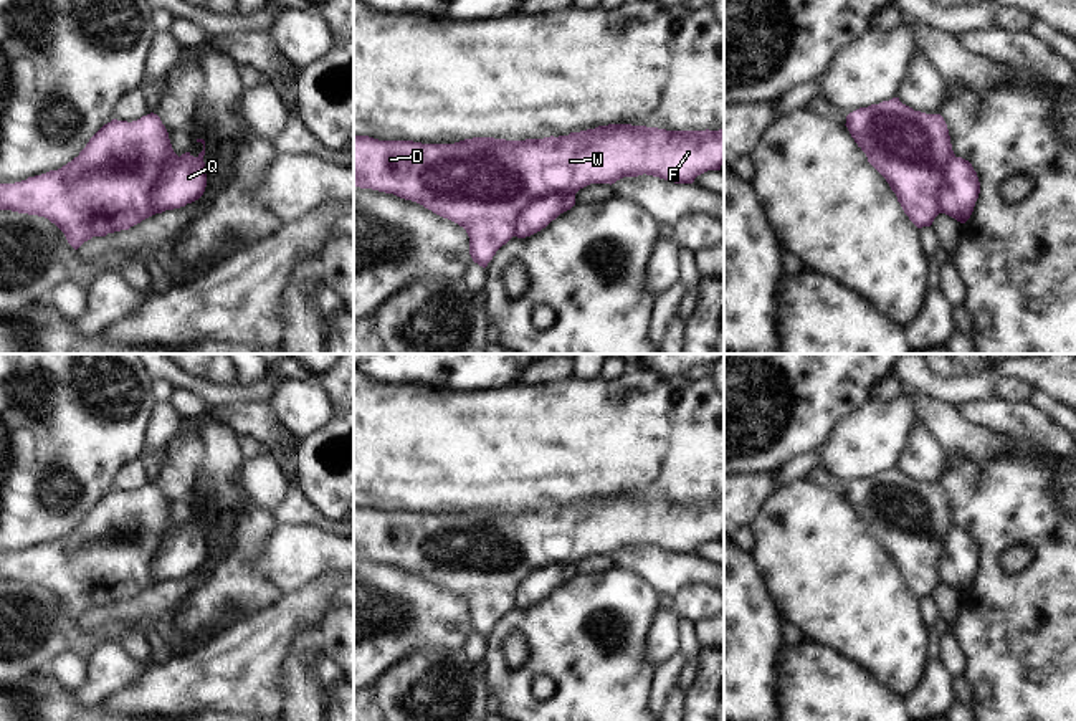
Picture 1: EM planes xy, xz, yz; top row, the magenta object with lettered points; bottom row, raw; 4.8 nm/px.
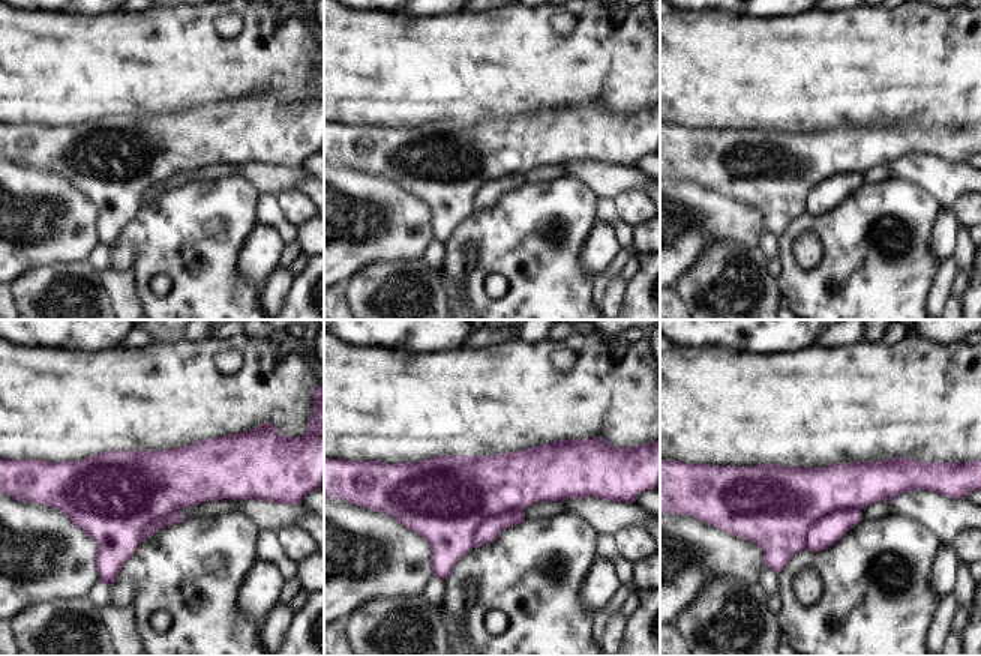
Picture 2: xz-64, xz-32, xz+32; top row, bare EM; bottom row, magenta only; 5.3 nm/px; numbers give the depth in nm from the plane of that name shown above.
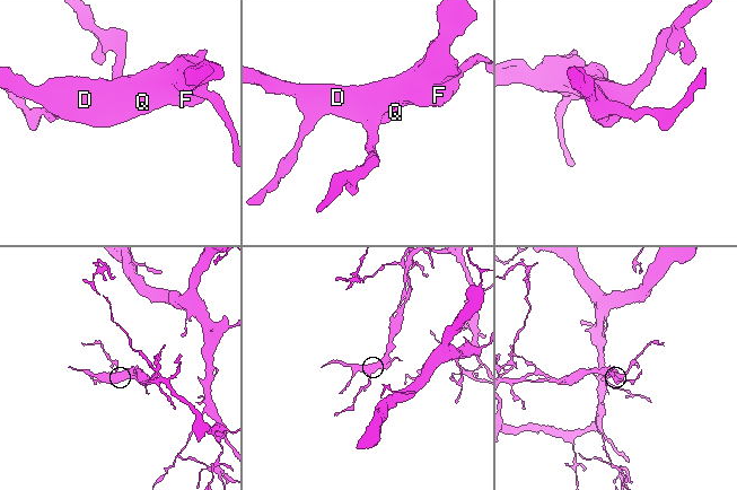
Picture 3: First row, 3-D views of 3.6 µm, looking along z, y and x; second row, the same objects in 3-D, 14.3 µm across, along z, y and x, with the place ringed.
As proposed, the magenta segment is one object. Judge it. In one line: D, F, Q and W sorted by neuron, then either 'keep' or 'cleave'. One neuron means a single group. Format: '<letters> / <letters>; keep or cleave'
D F W / Q; cleave

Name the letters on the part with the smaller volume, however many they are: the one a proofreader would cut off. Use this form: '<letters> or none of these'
Q

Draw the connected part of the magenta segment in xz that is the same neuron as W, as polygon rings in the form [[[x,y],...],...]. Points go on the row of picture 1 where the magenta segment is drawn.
[[[608,124],[559,137],[473,137],[455,144],[354,136],[354,187],[393,193],[458,223],[469,236],[473,261],[483,268],[514,236],[516,217],[531,200],[559,192],[577,193],[590,184],[612,185],[623,177],[643,174],[674,184],[693,184],[707,170],[721,170],[722,164],[724,129],[666,131]]]

